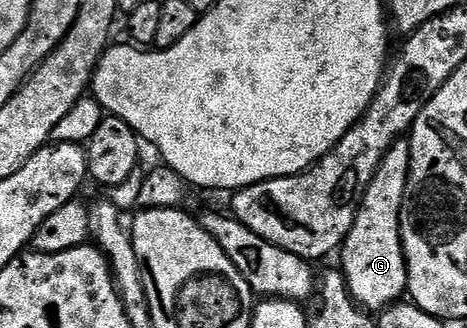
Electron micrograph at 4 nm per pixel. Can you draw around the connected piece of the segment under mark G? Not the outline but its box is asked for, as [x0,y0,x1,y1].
[340,141,410,311]

